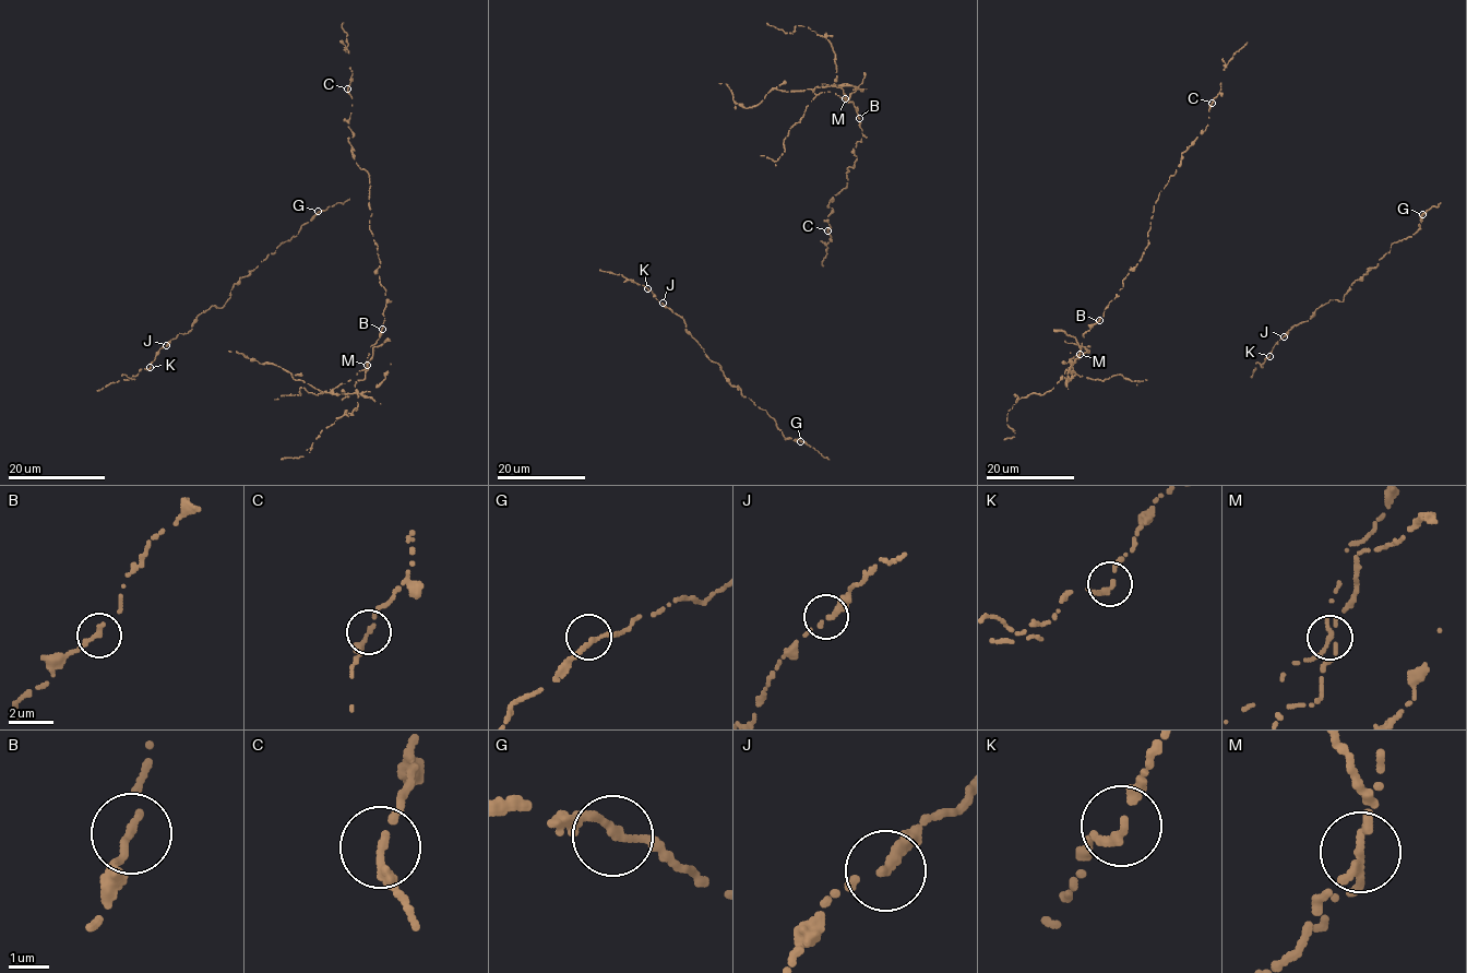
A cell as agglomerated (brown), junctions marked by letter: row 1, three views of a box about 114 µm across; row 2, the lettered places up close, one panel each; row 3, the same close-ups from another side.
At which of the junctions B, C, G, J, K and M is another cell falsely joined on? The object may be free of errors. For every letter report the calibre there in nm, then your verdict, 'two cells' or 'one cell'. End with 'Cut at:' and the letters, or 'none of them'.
B: calibre 180 nm; one cell
C: calibre 220 nm; one cell
G: calibre 200 nm; one cell
J: calibre 220 nm; one cell
K: calibre 200 nm; one cell
M: calibre 200 nm; two cells
Cut at: M

